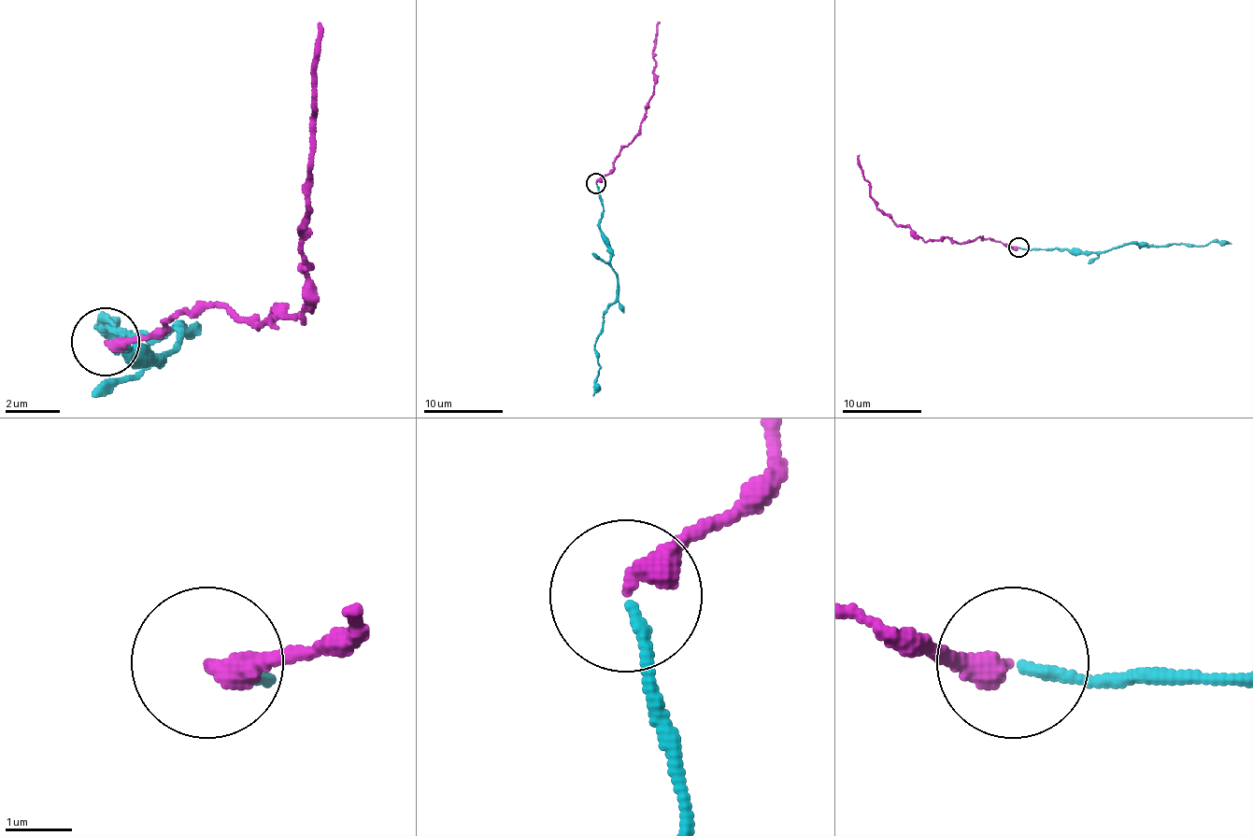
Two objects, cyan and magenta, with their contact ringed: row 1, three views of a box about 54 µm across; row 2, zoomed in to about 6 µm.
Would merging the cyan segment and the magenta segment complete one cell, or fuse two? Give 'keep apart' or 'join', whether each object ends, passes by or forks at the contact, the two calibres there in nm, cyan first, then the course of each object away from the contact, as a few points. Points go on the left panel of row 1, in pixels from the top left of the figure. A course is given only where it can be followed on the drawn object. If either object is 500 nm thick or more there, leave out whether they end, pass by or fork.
join; cyan ends; magenta ends; calibres 150 and 380 nm; course cyan (106, 340), (161, 360), (175, 326), (93, 326); course magenta (106, 340), (222, 305), (256, 326), (277, 305), (304, 319), (304, 272), (310, 265), (310, 88), (318, 21)

